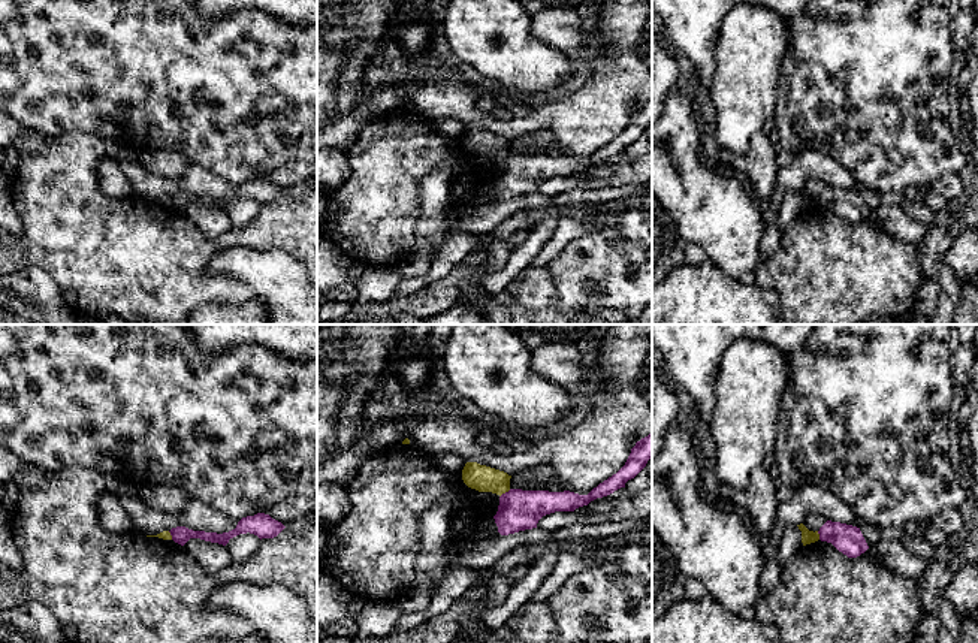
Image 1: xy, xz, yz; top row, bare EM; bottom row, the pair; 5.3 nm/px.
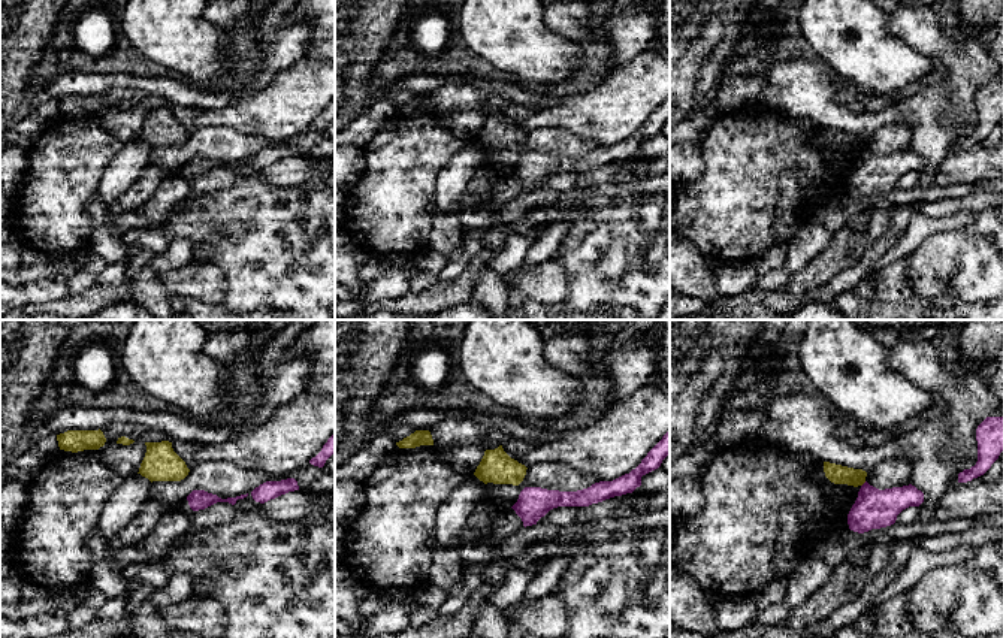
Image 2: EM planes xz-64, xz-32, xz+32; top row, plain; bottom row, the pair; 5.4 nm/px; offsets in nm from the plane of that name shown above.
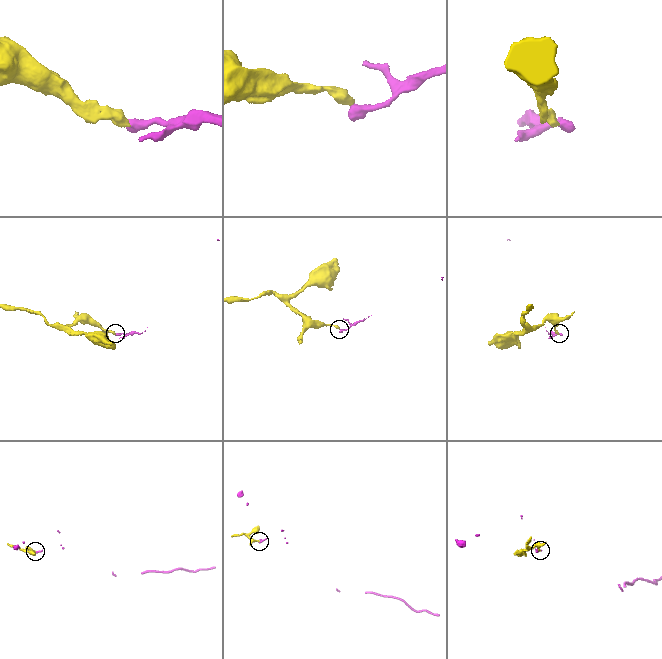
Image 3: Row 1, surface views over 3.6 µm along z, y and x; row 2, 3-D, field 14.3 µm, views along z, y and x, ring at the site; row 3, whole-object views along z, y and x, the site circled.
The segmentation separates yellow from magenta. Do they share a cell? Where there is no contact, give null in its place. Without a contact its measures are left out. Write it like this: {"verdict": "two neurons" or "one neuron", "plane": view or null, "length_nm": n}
{"verdict": "two neurons", "plane": "xz", "length_nm": 80}

